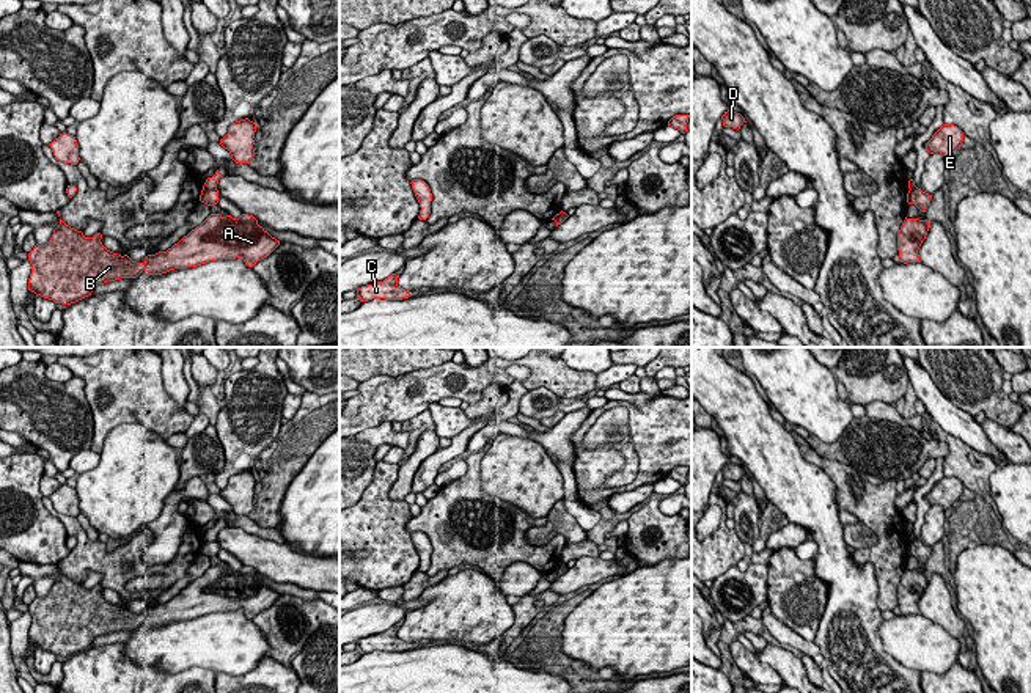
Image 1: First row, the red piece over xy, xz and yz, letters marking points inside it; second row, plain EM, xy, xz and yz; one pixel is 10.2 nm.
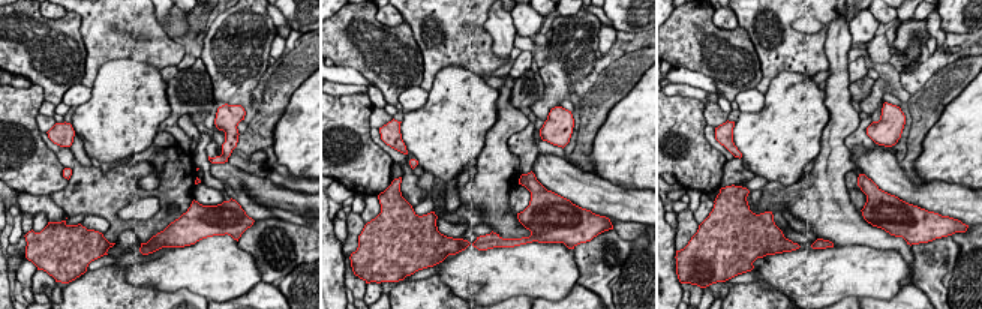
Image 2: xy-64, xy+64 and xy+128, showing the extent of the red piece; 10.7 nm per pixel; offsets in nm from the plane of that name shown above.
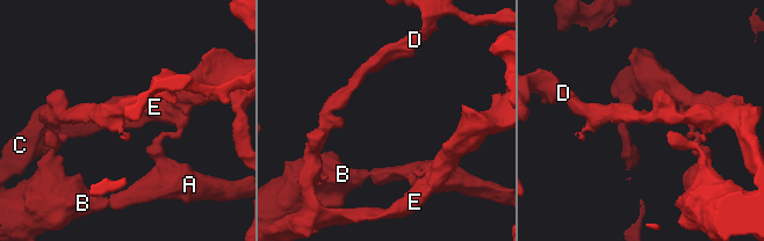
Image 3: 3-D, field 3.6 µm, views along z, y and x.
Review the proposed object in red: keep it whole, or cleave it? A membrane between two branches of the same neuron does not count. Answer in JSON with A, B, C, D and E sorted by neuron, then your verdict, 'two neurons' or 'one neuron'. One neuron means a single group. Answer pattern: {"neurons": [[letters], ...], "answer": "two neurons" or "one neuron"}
{"neurons": [["A", "B"], ["C", "D", "E"]], "answer": "two neurons"}

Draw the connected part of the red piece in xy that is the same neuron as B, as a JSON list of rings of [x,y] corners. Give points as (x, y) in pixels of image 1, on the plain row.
[[[211,566],[171,600],[148,607],[143,614],[107,602],[101,591],[101,585],[85,589],[60,570],[50,592],[46,597],[36,596],[28,605],[28,643],[36,649],[71,657],[91,647],[97,636],[137,630],[143,622],[148,627],[162,627],[174,621],[236,610],[253,619],[280,597],[280,592],[248,566],[239,570]]]

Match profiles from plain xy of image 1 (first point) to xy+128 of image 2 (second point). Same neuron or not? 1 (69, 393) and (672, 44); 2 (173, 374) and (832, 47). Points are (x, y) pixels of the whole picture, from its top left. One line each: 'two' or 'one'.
1: one
2: one

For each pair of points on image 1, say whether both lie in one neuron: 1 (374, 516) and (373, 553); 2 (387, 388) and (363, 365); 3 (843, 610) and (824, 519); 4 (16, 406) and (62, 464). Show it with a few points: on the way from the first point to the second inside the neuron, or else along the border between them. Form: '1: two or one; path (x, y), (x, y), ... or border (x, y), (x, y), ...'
1: one; path (374, 525), (373, 544)
2: two; border (410, 371), (401, 376), (371, 376), (360, 382)
3: one; path (843, 588), (843, 575), (832, 561), (830, 541)
4: one; path (30, 420), (60, 450)

